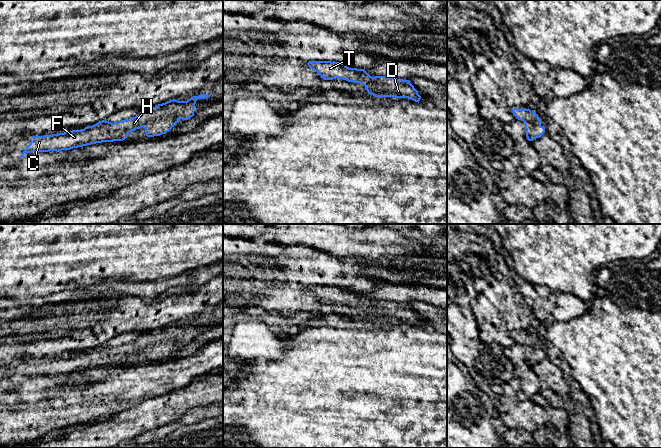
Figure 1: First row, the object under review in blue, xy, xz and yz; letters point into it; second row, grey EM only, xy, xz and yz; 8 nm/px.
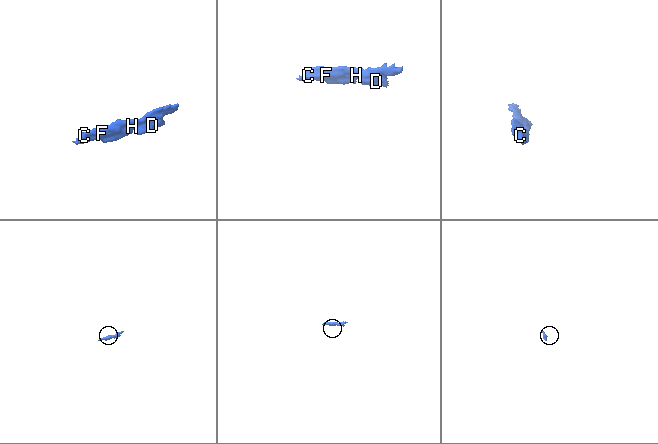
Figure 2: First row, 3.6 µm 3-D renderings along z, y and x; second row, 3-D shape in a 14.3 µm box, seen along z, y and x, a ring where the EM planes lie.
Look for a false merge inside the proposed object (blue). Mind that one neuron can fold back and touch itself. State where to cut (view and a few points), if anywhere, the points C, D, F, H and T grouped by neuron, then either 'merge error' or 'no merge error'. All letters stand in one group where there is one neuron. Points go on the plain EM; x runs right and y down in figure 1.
no cut | C D F H T | no merge error

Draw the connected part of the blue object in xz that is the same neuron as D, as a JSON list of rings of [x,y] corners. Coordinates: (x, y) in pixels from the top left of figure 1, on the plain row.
[[[310,285],[307,288],[324,304],[339,302],[348,306],[360,307],[365,310],[368,318],[376,321],[408,322],[418,327],[421,323],[409,304],[388,300],[372,301],[364,293],[349,292],[344,287],[335,285]]]

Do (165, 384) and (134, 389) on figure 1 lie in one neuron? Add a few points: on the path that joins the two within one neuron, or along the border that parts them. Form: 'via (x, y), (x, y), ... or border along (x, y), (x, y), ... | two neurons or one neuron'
via (157, 384), (142, 384) | one neuron

